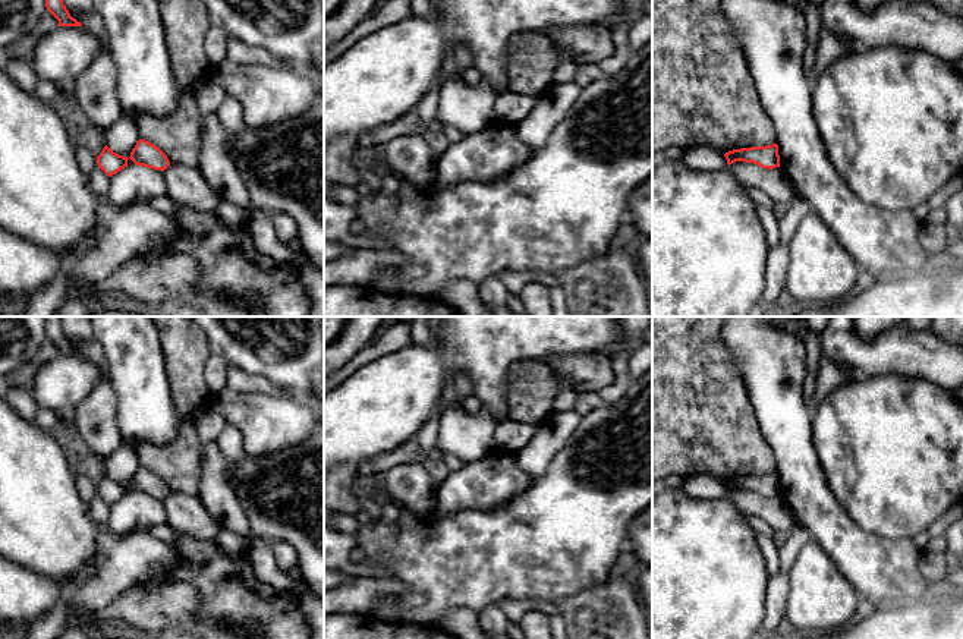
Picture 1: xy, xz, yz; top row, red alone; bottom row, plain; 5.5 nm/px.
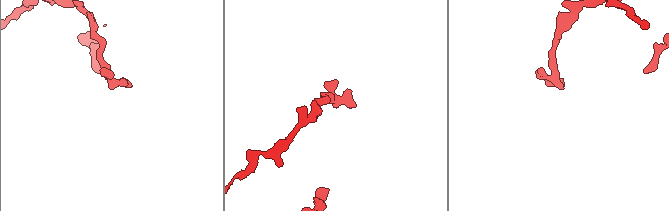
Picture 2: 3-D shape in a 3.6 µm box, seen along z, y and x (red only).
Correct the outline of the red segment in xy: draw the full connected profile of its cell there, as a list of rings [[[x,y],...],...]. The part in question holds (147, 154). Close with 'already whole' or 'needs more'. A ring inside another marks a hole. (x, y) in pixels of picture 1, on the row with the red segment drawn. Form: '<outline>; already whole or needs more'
[[[139,139],[129,157],[136,166],[144,166],[154,170],[164,171],[170,161],[167,155],[154,144]]]; already whole

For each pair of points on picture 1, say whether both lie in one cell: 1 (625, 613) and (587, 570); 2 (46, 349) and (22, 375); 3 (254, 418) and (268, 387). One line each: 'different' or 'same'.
1: different
2: same
3: different

